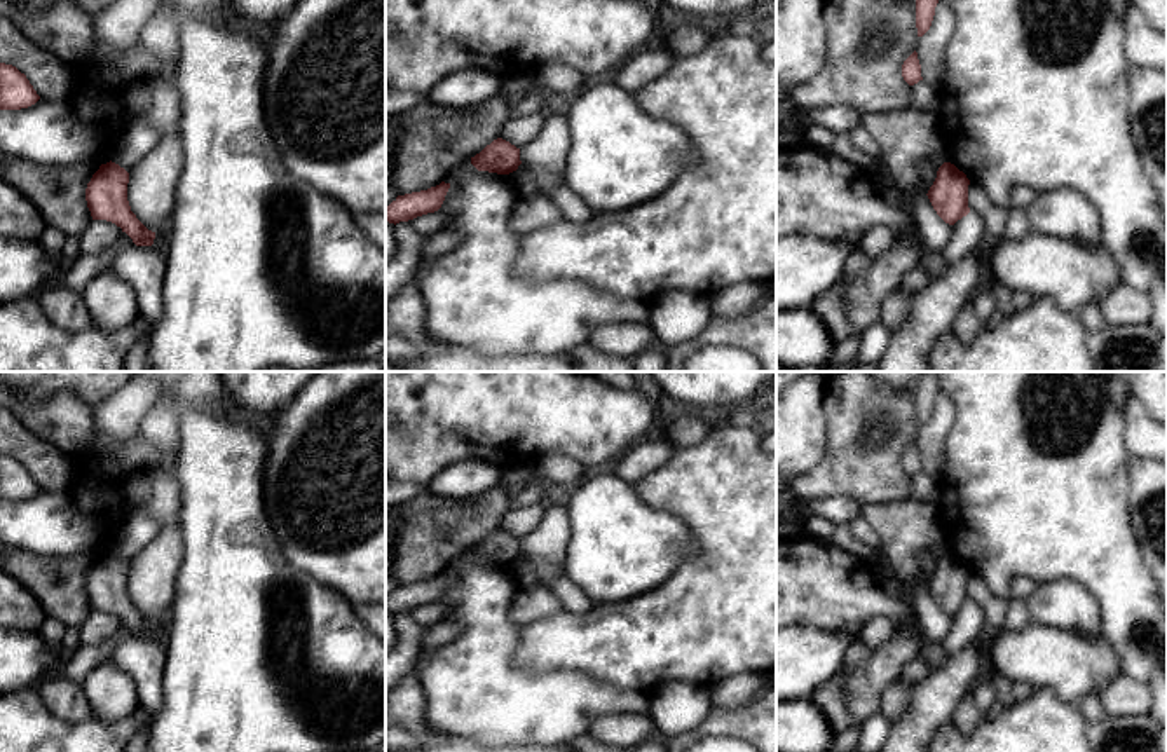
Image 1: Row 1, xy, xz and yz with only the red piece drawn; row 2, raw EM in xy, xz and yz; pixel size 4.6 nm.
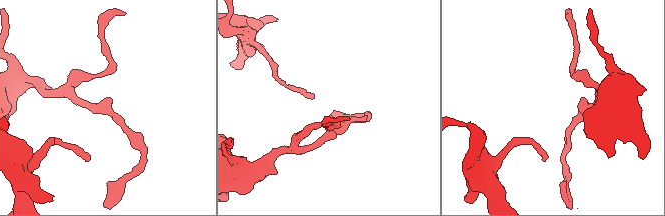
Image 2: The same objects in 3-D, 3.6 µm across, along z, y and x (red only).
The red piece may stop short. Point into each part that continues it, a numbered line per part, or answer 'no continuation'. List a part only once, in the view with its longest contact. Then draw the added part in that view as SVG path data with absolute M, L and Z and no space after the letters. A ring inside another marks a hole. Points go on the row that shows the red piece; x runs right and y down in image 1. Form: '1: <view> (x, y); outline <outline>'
no continuation

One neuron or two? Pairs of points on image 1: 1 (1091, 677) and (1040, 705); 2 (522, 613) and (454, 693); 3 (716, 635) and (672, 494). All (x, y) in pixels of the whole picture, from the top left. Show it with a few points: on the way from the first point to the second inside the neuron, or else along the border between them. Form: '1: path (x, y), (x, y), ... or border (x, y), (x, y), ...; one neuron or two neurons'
1: border (1033, 688), (1050, 688), (1063, 700), (1077, 704); two neurons
2: border (520, 588), (508, 616), (524, 625); two neurons
3: path (716, 601), (716, 536), (707, 527); one neuron

